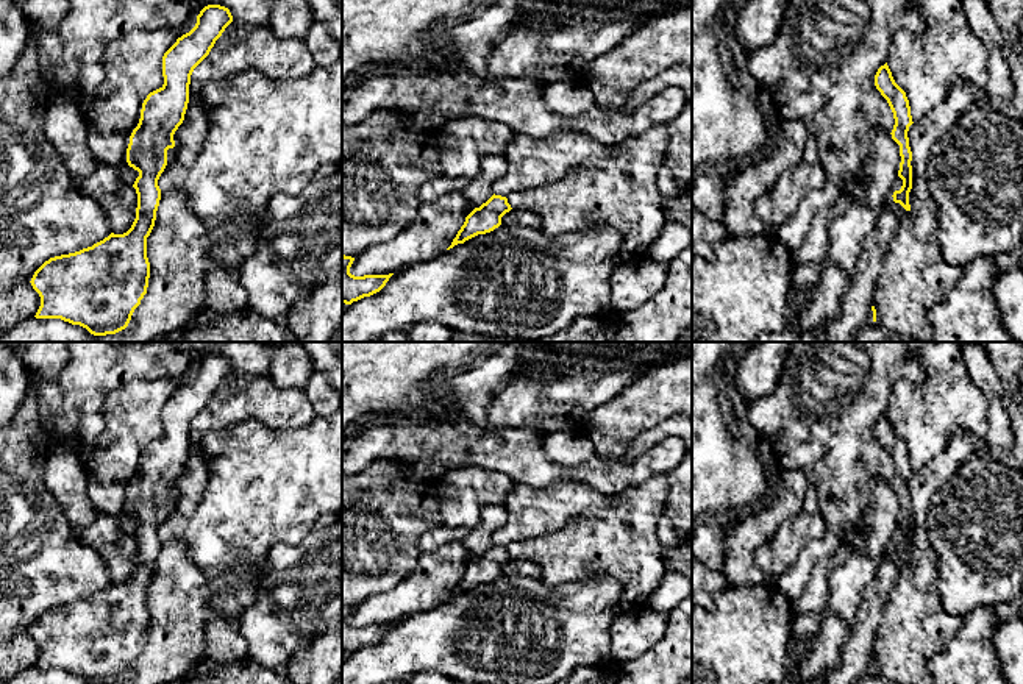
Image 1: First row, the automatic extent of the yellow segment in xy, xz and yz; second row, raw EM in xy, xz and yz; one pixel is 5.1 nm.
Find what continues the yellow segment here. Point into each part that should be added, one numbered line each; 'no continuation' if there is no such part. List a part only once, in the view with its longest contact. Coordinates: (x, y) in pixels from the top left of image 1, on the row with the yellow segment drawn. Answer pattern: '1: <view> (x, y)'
no continuation

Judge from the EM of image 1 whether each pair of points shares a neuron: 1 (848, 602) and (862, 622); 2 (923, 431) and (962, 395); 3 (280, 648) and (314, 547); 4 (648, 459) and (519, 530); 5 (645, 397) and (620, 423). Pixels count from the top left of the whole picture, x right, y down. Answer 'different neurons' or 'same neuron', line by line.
1: different neurons
2: same neuron
3: same neuron
4: different neurons
5: same neuron

